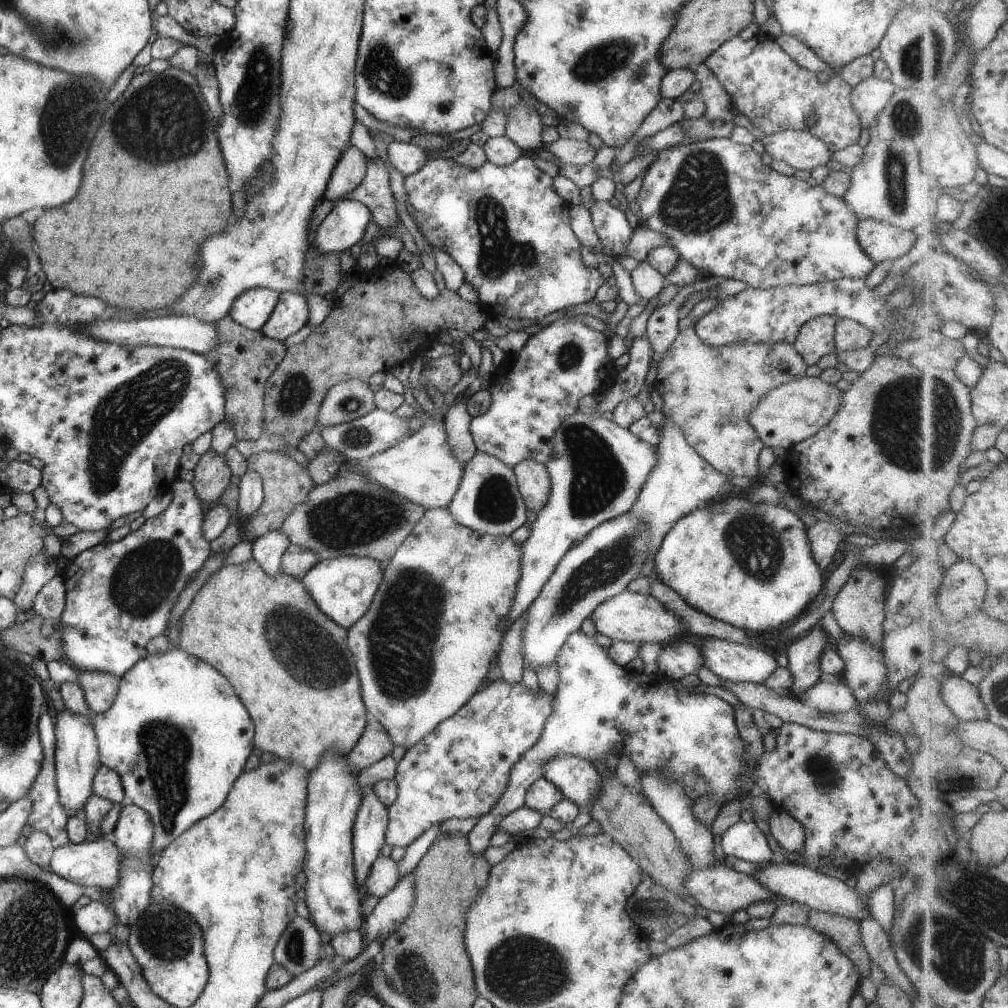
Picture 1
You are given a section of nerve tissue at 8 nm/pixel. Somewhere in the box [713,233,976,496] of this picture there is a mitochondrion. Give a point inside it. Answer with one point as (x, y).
(917, 422)

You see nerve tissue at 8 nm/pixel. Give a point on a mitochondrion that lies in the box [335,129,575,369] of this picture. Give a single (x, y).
(498, 251)

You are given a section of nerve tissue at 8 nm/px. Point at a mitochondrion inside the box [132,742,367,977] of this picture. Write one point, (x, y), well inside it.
(167, 935)

